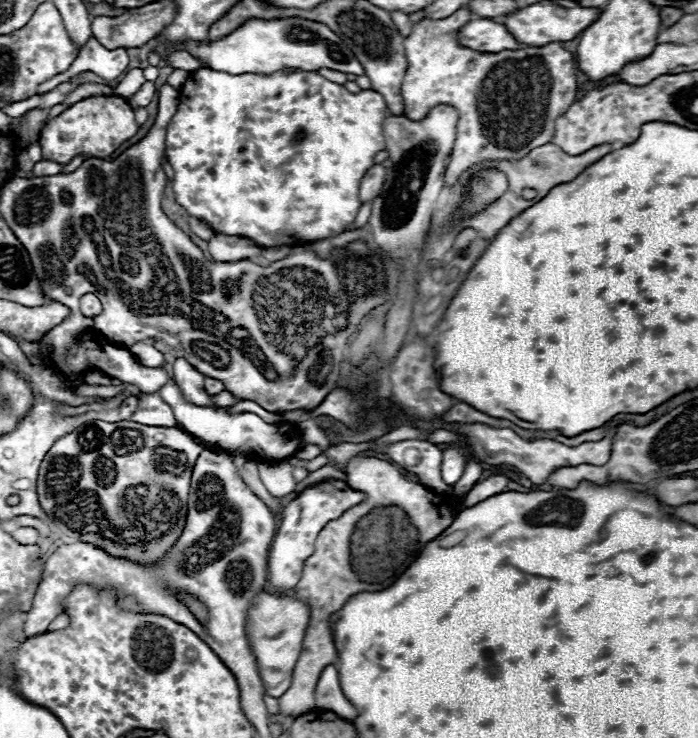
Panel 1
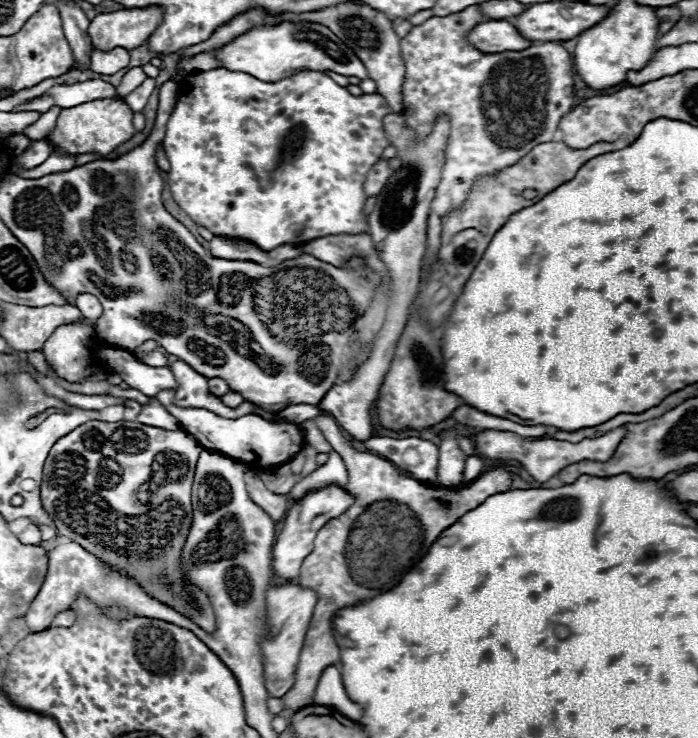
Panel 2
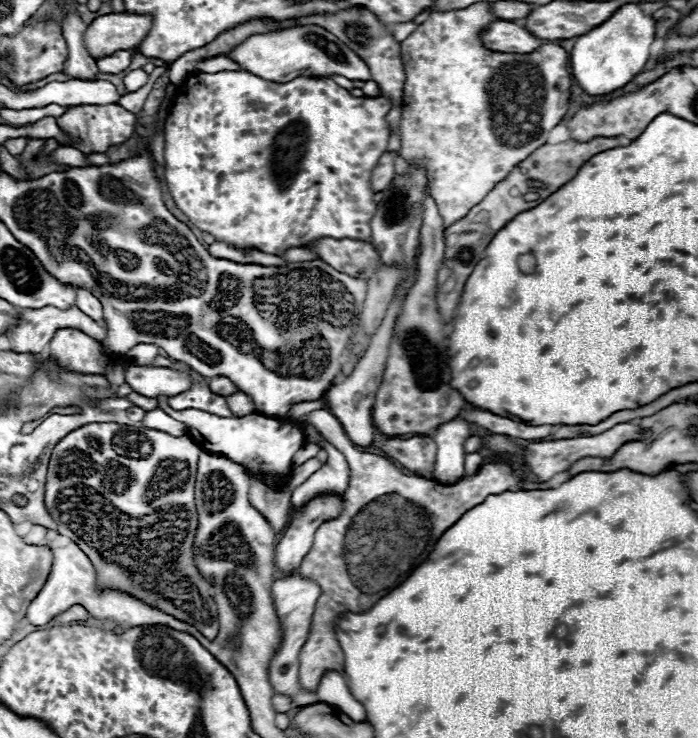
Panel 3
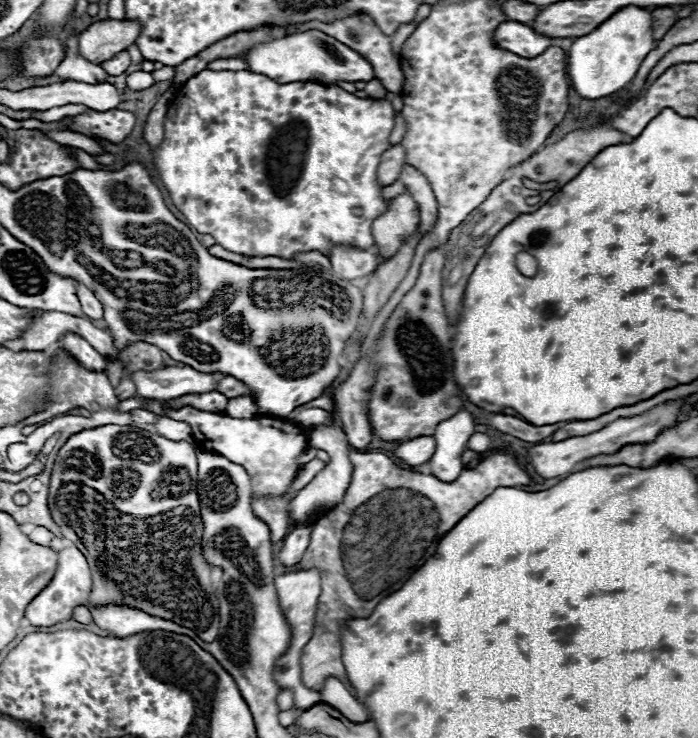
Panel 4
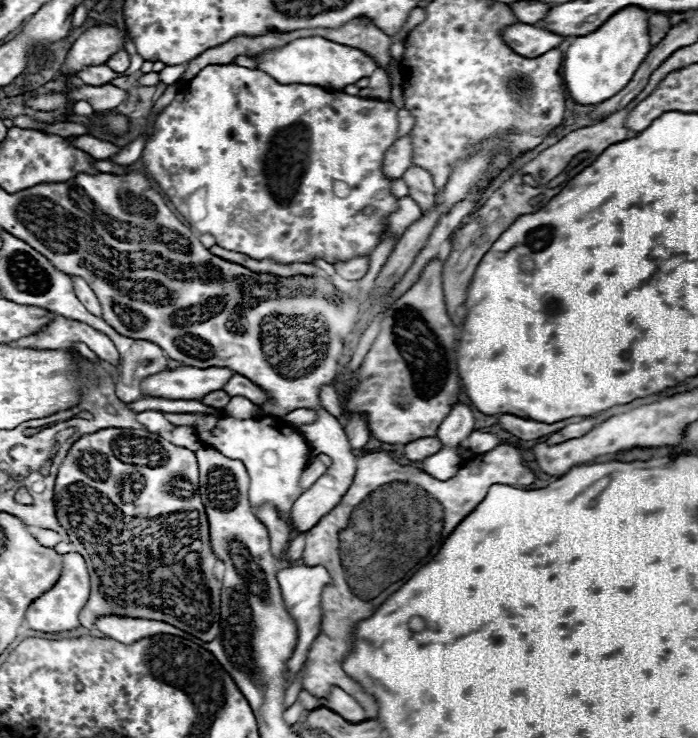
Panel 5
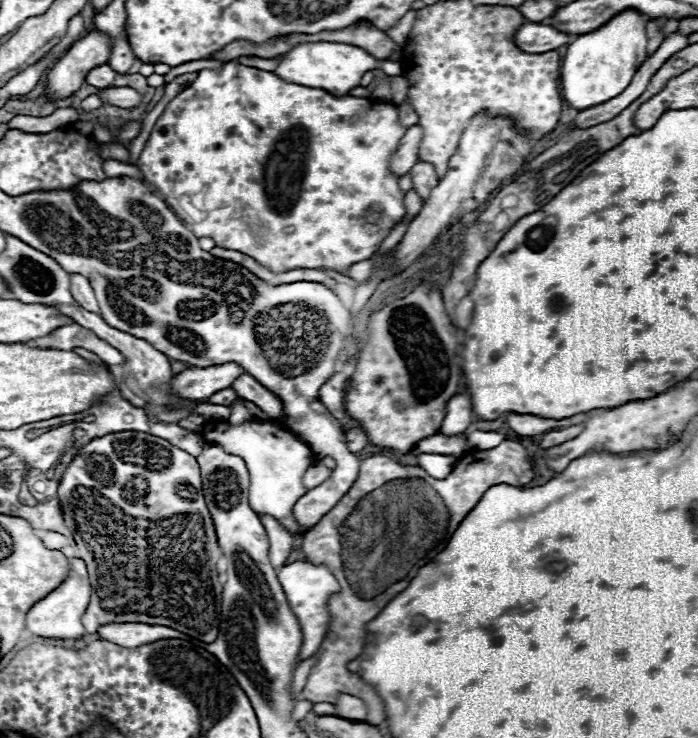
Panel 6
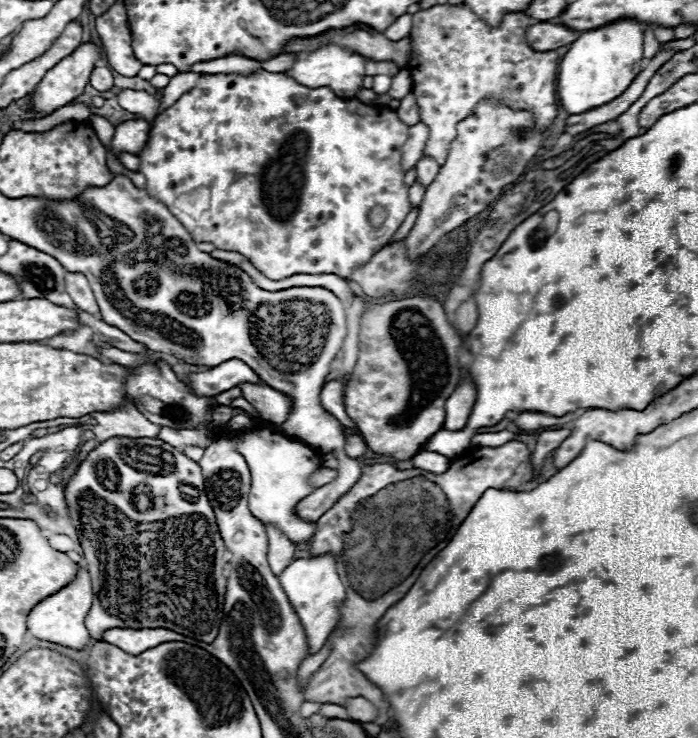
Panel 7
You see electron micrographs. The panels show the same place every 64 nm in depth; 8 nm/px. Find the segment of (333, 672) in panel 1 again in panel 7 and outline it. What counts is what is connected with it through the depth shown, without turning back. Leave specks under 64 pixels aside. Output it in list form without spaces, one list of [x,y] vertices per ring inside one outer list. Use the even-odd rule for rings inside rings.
[[[352,698],[348,700],[348,704],[344,706],[350,714],[352,720],[358,720],[358,722],[374,722],[378,718],[378,710],[366,700],[366,698]]]

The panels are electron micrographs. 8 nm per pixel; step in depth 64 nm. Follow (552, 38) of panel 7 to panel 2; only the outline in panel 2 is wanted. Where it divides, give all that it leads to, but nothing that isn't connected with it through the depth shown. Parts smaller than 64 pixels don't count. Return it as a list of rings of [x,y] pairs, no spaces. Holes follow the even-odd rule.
[[[488,20],[478,24],[470,32],[470,42],[482,52],[522,52],[534,44],[506,20]]]

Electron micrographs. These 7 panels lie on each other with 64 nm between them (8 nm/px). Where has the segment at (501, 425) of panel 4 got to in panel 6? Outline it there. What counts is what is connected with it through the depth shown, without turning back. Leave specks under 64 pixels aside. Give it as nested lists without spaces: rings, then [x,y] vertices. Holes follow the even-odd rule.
[[[512,414],[508,416],[508,426],[520,434],[520,436],[538,436],[556,428],[566,428],[570,424],[580,424],[584,420],[584,414],[574,414],[562,420],[550,420],[550,418],[540,418],[540,416],[530,416],[530,414]]]

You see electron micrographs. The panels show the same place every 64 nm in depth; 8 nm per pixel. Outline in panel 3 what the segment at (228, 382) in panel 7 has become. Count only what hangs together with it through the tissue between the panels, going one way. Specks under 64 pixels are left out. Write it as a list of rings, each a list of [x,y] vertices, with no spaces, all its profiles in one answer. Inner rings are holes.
[[[126,364],[126,382],[134,392],[158,398],[158,396],[178,396],[190,388],[190,372],[178,372],[174,368],[156,368],[156,366],[134,366]]]

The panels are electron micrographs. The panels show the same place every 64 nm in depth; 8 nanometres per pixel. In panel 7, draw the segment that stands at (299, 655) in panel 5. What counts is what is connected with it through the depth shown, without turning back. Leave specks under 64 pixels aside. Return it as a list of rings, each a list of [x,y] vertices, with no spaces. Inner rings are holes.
[[[322,554],[322,556],[312,556],[312,558],[298,558],[294,560],[280,576],[280,584],[284,592],[290,598],[290,604],[294,606],[296,614],[302,620],[302,626],[308,636],[310,644],[310,654],[318,652],[330,632],[336,628],[340,616],[340,606],[342,600],[346,600],[346,588],[340,582],[340,576],[336,572],[336,560],[332,554]]]

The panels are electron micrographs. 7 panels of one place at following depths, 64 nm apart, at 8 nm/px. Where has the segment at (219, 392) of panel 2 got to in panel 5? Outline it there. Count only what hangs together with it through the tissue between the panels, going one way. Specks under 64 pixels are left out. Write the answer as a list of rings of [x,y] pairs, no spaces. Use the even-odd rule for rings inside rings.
[[[234,374],[222,390],[228,392],[230,396],[244,396],[256,406],[262,406],[268,402],[266,392],[262,392],[262,388],[258,388],[254,382],[250,382],[246,376],[240,376],[240,374]]]

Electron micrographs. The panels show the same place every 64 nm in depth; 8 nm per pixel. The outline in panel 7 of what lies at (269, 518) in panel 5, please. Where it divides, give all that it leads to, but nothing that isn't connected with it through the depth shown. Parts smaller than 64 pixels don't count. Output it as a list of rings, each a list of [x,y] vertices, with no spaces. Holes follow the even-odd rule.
[[[266,526],[268,530],[268,540],[270,540],[270,548],[268,548],[268,562],[270,568],[276,576],[282,574],[282,568],[286,568],[292,560],[294,560],[294,552],[296,546],[274,526]]]

